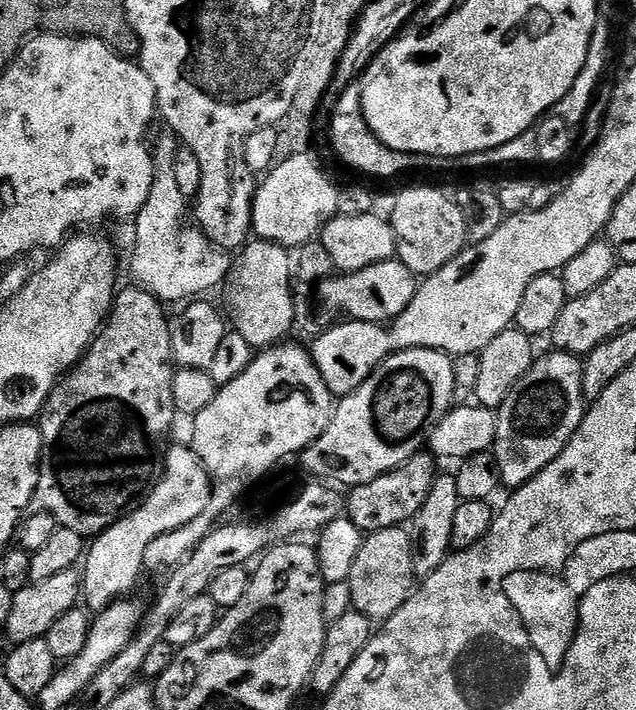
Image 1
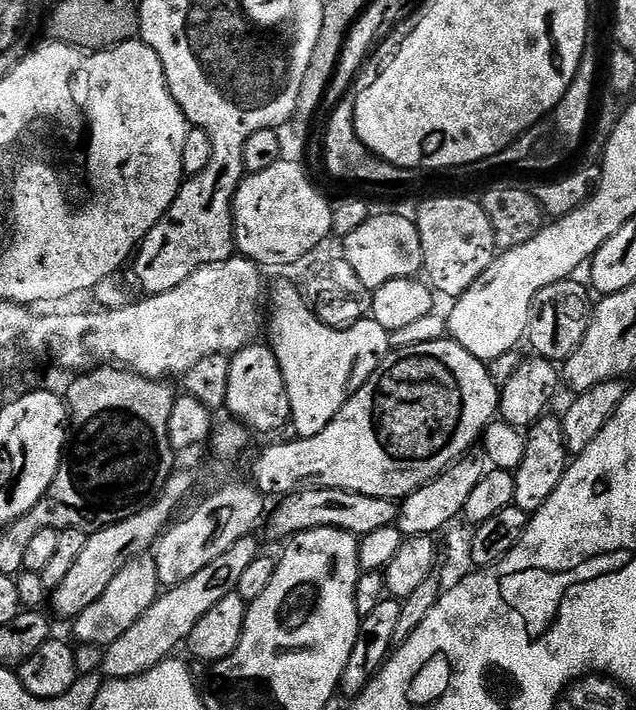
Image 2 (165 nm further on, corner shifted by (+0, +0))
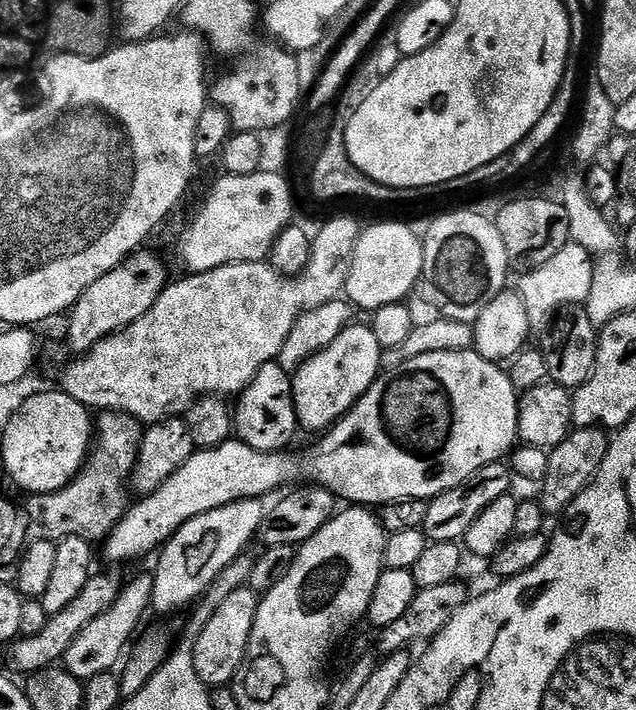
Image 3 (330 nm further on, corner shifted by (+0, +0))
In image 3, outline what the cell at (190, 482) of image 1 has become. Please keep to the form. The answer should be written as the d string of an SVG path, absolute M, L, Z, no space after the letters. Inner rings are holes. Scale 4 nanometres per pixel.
M146 574L146 576L138 577L137 580L130 581L129 584L125 583L120 589L119 596L110 606L110 610L106 610L98 618L94 618L94 622L87 624L78 634L78 638L74 638L74 642L70 642L70 650L66 650L62 661L63 667L67 668L68 672L74 674L74 678L78 678L81 682L94 678L94 674L113 671L117 667L115 664L121 663L126 649L133 643L140 619L146 614L149 615L151 607L151 575Z

